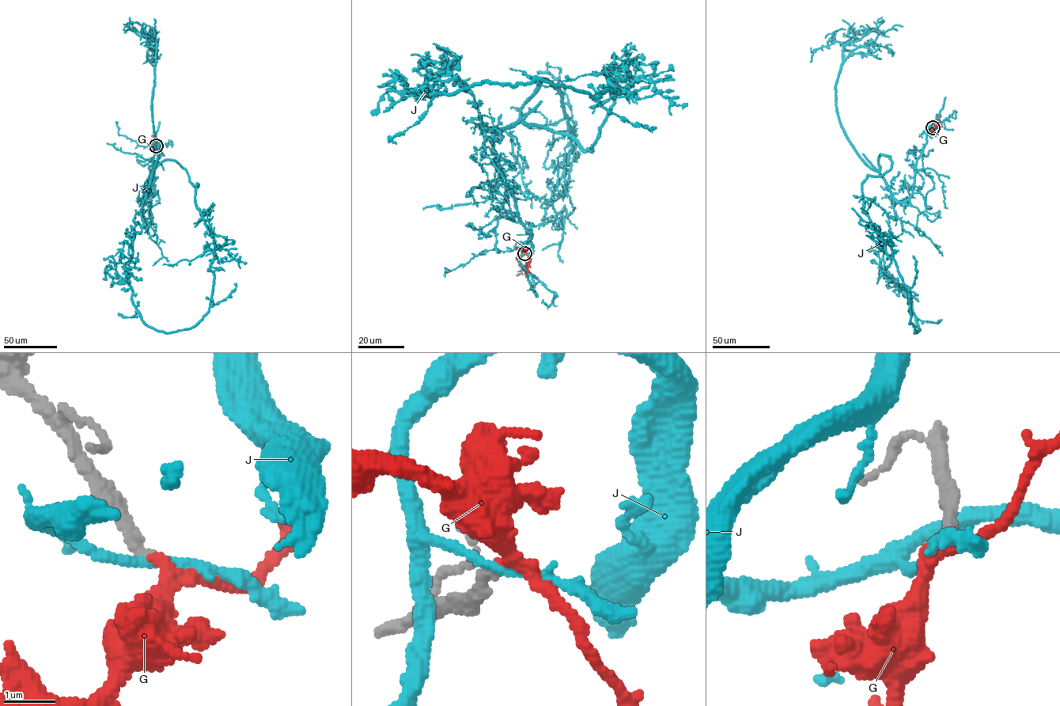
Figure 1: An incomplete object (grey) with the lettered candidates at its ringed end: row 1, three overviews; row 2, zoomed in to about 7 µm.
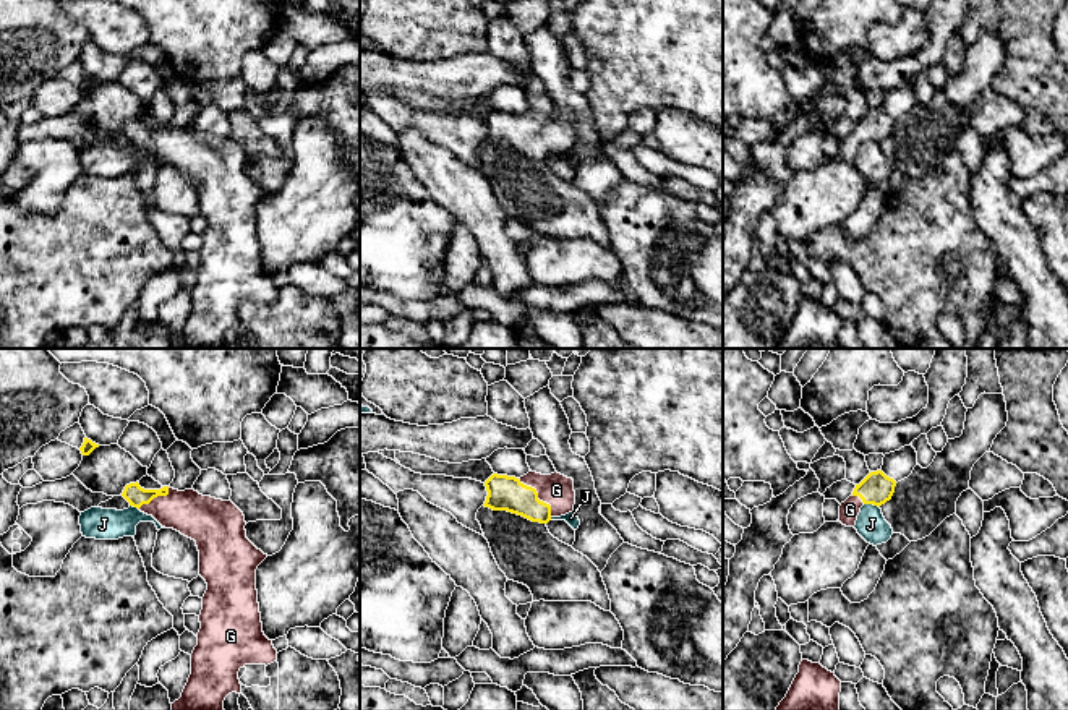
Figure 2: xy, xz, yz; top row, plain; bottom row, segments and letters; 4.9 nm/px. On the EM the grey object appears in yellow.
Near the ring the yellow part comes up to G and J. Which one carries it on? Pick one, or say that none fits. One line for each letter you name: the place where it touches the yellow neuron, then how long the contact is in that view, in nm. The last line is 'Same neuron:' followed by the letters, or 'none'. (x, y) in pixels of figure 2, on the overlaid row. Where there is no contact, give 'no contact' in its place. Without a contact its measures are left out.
G: contact xz (537, 496); length 260 nm
Same neuron: G

